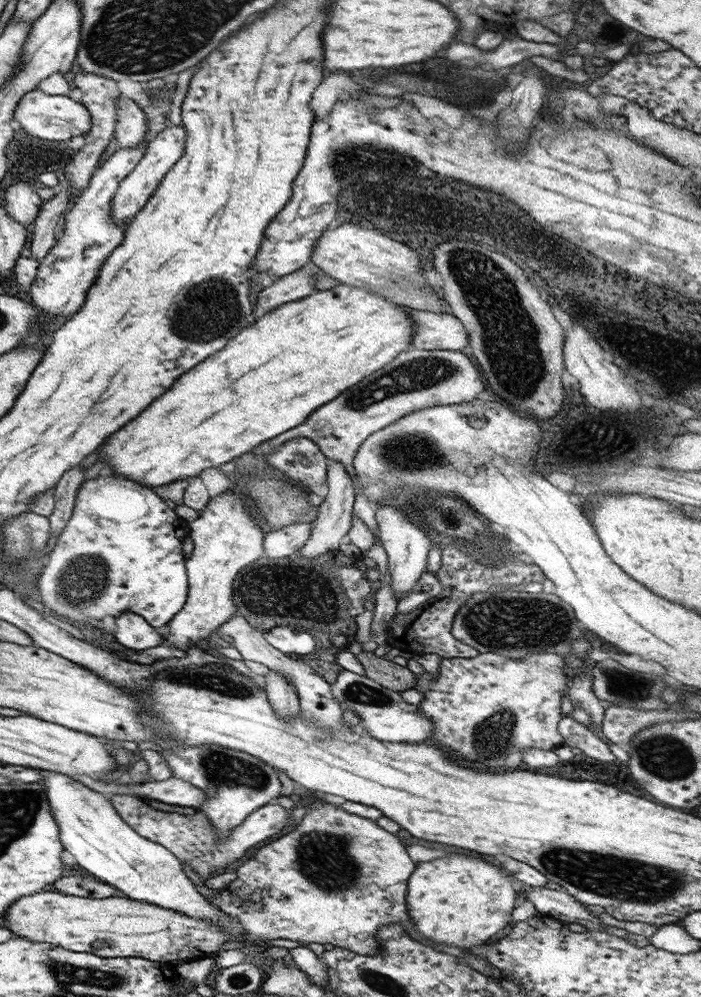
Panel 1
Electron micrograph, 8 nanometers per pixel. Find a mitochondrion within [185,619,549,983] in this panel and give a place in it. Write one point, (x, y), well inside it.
(326, 861)

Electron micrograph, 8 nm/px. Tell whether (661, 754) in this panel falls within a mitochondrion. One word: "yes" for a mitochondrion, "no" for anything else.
yes

